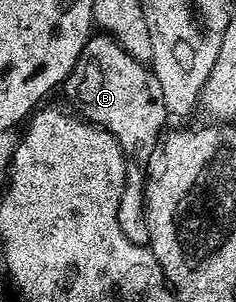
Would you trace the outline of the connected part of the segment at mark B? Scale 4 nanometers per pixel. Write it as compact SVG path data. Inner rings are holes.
M94 35L84 51L80 51L76 67L72 67L66 76L65 89L67 99L75 105L73 108L77 116L89 121L91 125L107 129L122 148L129 164L126 166L126 186L120 195L118 208L120 231L124 231L132 243L149 246L143 166L158 148L158 142L162 140L167 128L168 114L164 107L164 91L160 91L160 79L156 79L153 68L147 62L128 55L128 51L113 37Z

